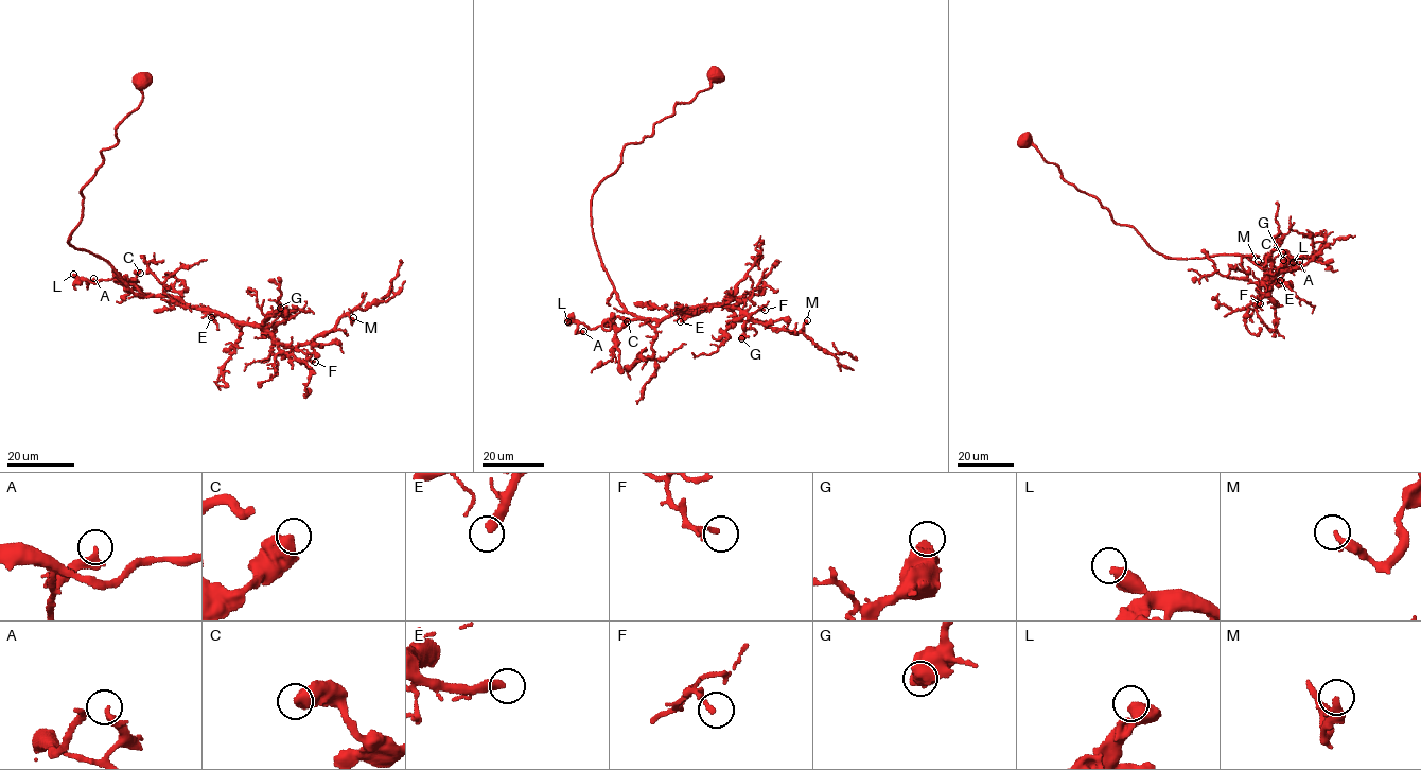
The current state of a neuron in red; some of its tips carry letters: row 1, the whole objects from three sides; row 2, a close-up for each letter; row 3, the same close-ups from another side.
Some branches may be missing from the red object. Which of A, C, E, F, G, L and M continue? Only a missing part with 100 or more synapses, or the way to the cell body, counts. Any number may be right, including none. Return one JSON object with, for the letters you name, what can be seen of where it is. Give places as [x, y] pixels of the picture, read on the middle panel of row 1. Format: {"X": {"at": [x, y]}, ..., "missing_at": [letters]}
{"E": {"at": [680, 321]}, "missing_at": ["E"]}

